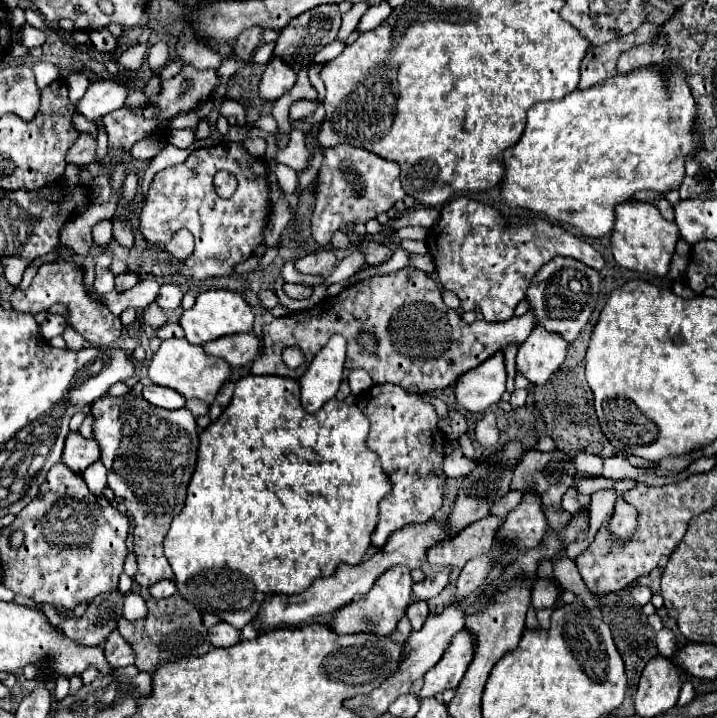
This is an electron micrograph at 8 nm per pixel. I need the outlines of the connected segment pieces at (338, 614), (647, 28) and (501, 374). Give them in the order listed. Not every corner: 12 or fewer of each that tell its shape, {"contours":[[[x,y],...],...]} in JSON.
{"contours":[[[392,566],[358,602],[334,612],[338,634],[390,634],[412,596],[408,566]],[[646,22],[636,32],[592,46],[582,60],[578,88],[616,74],[618,56],[648,42],[658,30]],[[500,350],[456,382],[456,400],[484,412],[506,390]]]}

